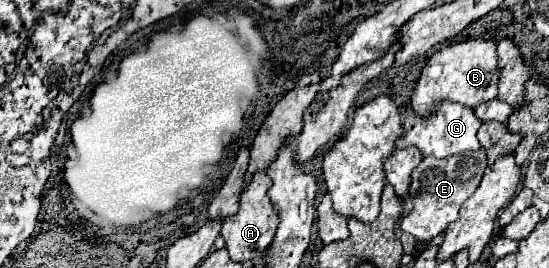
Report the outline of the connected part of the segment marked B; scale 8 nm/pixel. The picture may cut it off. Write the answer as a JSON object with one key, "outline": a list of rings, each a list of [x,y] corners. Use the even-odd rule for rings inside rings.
{"outline":[[[467,39],[443,45],[437,49],[421,71],[417,87],[411,97],[413,111],[417,115],[427,115],[431,105],[441,99],[449,99],[467,107],[477,107],[497,97],[499,65],[497,65],[497,43],[491,39]]]}

